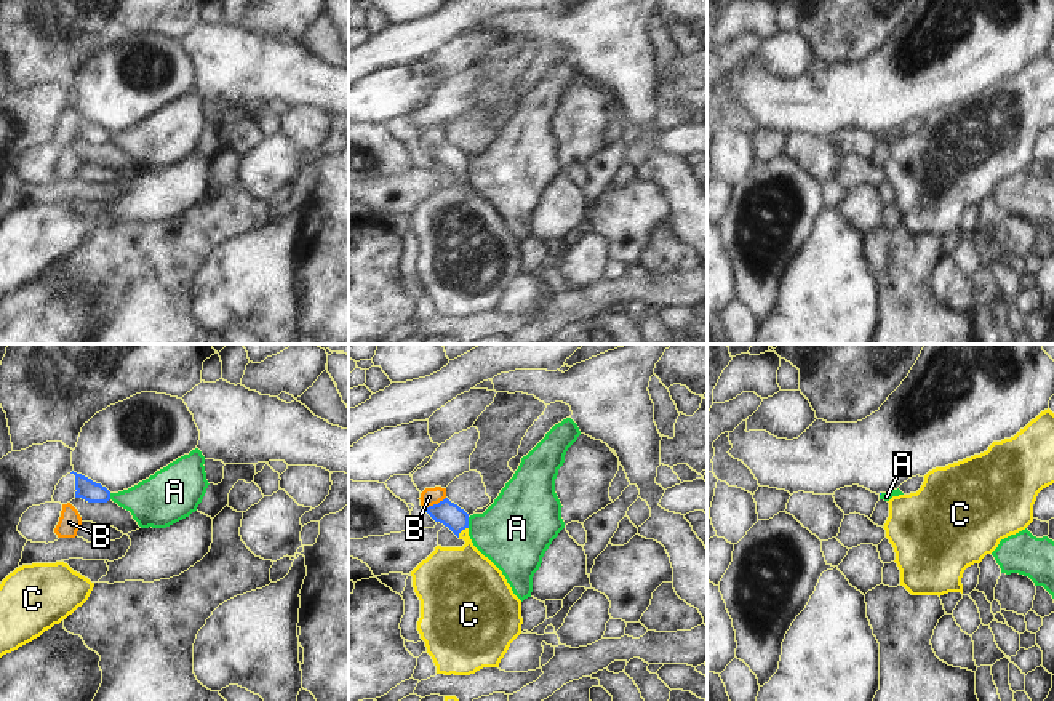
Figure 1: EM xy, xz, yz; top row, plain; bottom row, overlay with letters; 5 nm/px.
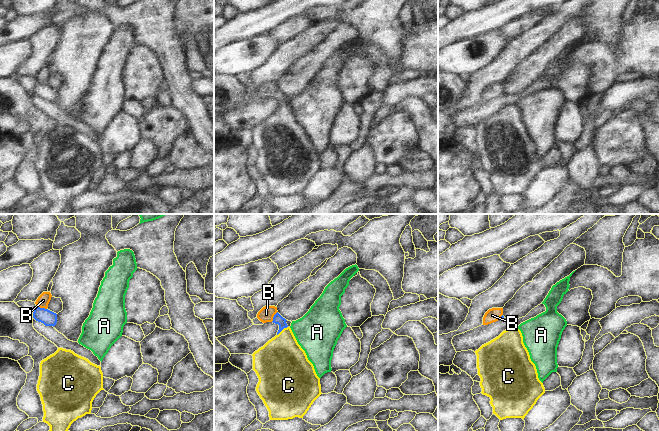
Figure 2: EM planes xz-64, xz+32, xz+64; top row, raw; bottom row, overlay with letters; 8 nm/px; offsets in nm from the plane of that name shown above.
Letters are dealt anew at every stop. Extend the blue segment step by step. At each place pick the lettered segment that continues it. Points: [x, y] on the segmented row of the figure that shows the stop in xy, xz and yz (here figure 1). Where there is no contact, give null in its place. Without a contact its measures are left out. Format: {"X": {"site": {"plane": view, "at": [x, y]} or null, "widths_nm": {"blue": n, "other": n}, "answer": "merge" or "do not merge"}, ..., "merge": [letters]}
{"A": {"site": {"plane": "xz", "at": [467, 522]}, "widths_nm": {"blue": 120, "other": 360}, "answer": "do not merge"}, "B": {"site": {"plane": "xz", "at": [434, 504]}, "widths_nm": {"blue": 120, "other": 90}, "answer": "do not merge"}, "C": {"site": {"plane": "xz", "at": [461, 530]}, "widths_nm": {"blue": 120, "other": 340}, "answer": "merge"}, "merge": ["C"]}

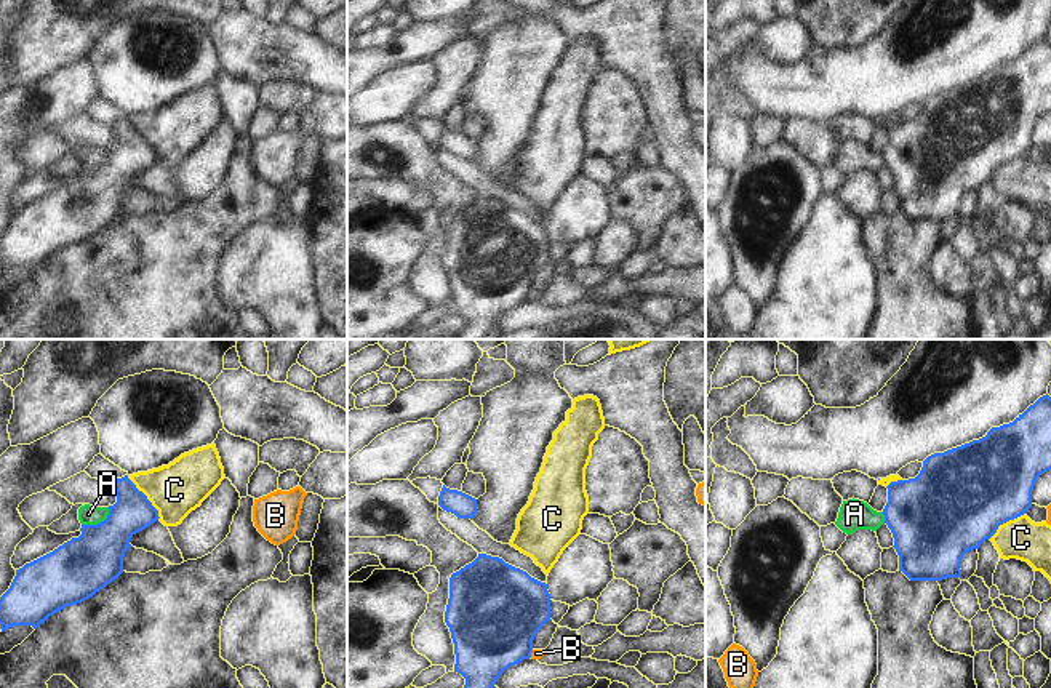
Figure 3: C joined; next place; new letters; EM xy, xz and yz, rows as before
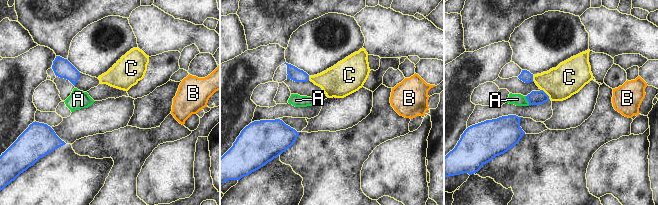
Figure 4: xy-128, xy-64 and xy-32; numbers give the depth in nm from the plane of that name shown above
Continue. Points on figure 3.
{"A": {"site": {"plane": "xy", "at": [98, 524]}, "widths_nm": {"blue": 300, "other": 100}, "answer": "do not merge"}, "B": {"site": {"plane": "xz", "at": [531, 652]}, "widths_nm": {"blue": 460, "other": 50}, "answer": "do not merge"}, "C": {"site": {"plane": "xy", "at": [146, 498]}, "widths_nm": {"blue": 200, "other": 260}, "answer": "do not merge"}, "merge": []}

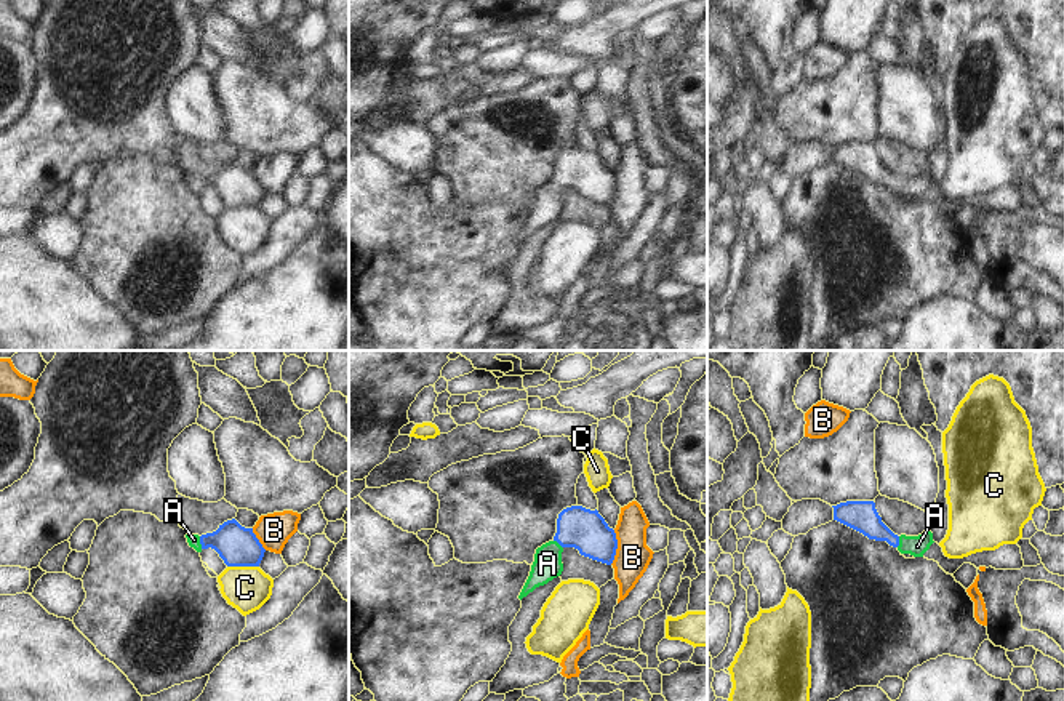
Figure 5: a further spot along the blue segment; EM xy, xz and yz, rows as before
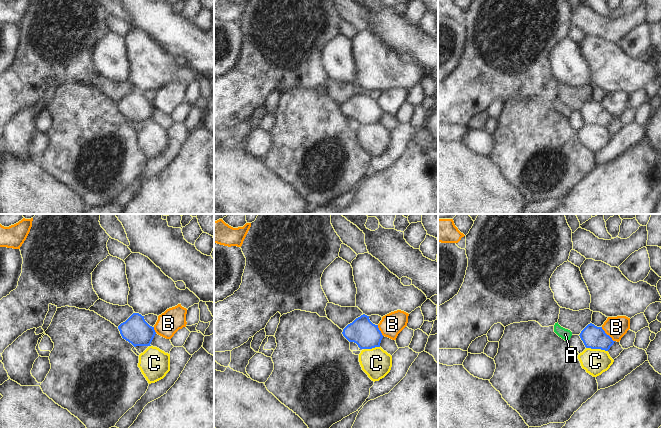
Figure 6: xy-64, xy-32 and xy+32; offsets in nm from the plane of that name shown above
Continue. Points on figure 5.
{"A": {"site": {"plane": "xy", "at": [200, 543]}, "widths_nm": {"blue": 200, "other": 60}, "answer": "merge"}, "B": {"site": {"plane": "xz", "at": [616, 548]}, "widths_nm": {"blue": 220, "other": 180}, "answer": "do not merge"}, "C": {"site": {"plane": "xy", "at": [244, 565]}, "widths_nm": {"blue": 200, "other": 220}, "answer": "do not merge"}, "merge": ["A"]}

